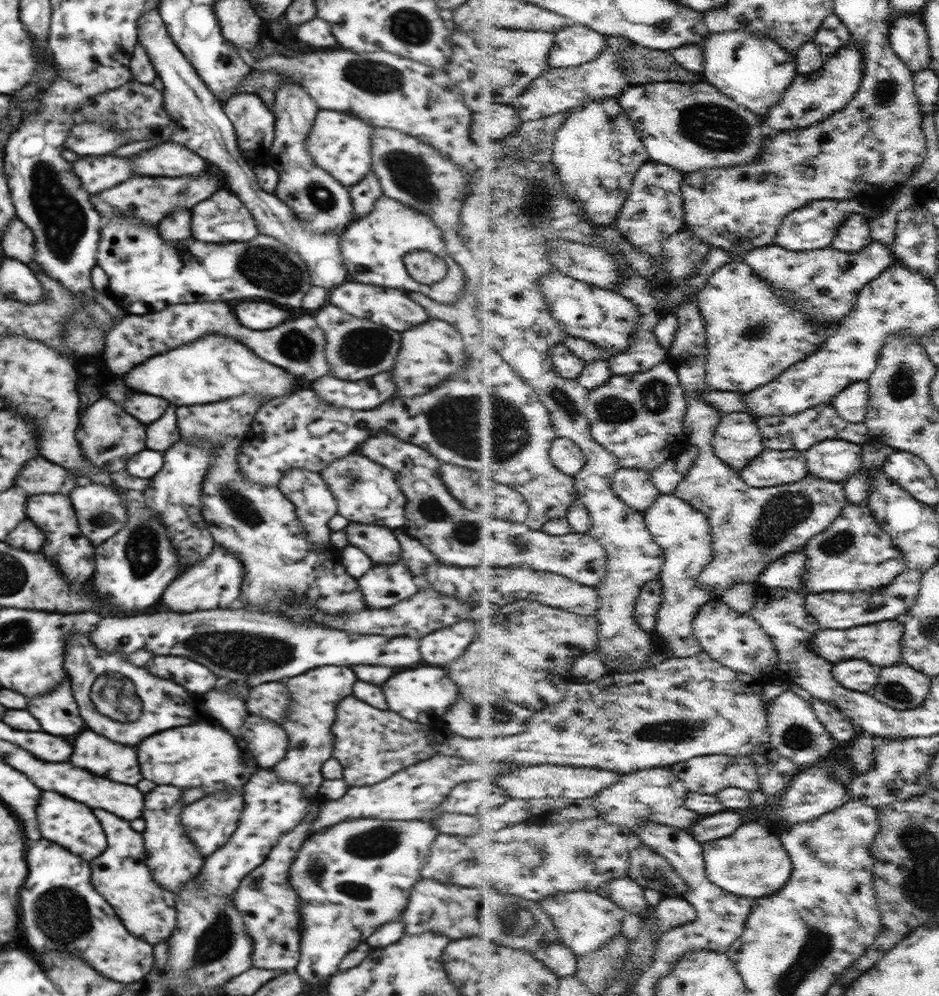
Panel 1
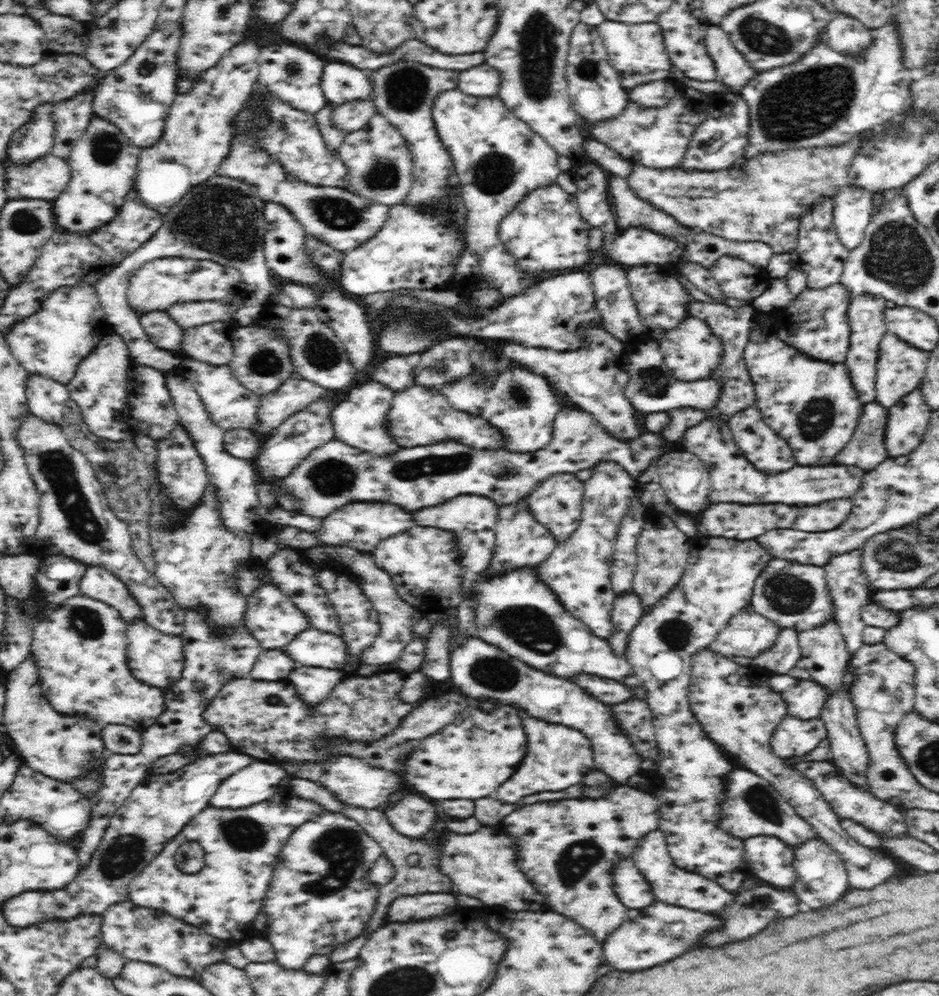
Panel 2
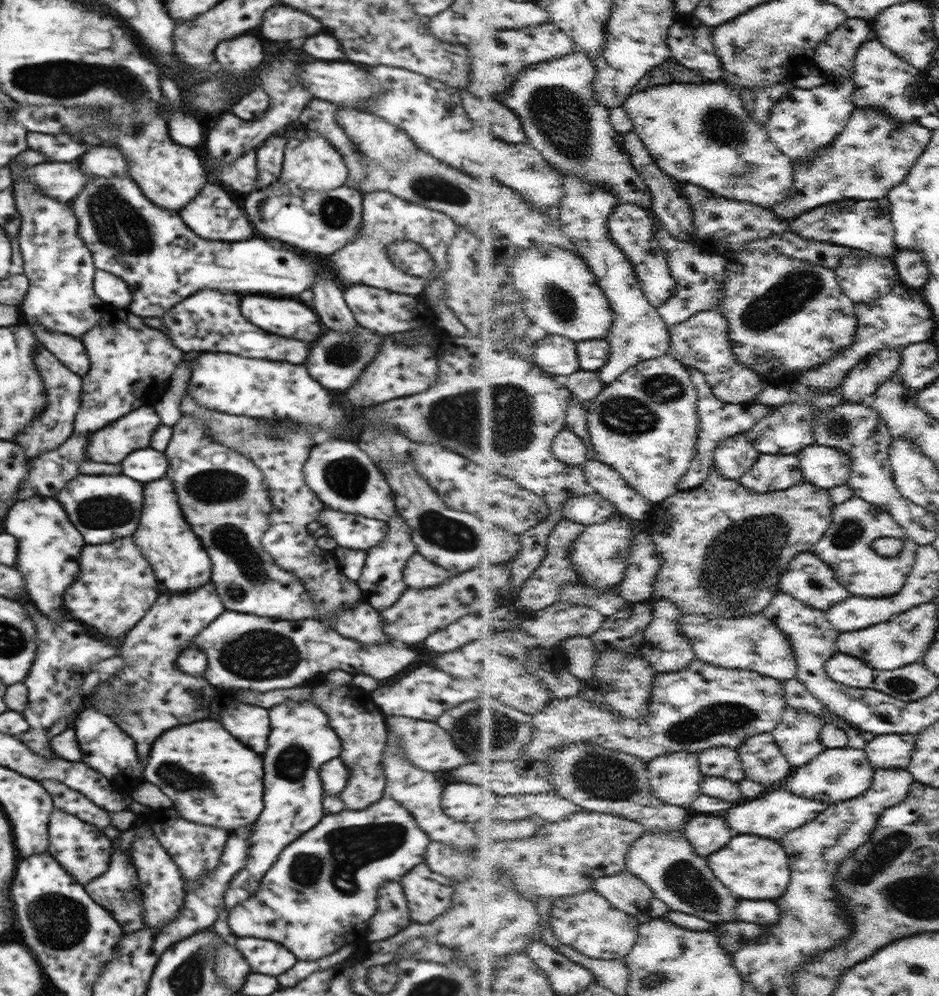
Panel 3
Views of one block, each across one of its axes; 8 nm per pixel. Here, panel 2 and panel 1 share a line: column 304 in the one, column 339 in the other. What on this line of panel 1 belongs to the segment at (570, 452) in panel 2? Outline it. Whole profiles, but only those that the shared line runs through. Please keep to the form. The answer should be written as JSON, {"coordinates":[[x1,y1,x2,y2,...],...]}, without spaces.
{"coordinates":[[354,452,327,464,320,475,336,499,337,513,340,516,352,523,371,524,389,529,405,526,406,498,398,488,394,473,382,464,372,462,359,452]]}

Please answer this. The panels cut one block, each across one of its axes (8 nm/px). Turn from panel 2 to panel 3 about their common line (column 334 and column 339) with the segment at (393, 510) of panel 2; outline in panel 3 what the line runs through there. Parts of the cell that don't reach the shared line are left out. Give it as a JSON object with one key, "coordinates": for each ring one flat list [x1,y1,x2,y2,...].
{"coordinates":[[327,507,317,512,316,521,326,528,325,535,332,537,337,546,363,552,380,544,388,530,384,521]]}

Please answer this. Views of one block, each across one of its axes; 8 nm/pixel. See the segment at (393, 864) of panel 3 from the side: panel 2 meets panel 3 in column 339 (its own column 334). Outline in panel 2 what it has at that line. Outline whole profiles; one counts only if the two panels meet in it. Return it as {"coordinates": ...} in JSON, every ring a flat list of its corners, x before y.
{"coordinates":[[324,809,322,814,300,824,278,855,273,879,262,900,262,911,268,917,268,940,275,950,275,961,286,970,303,970,312,956,326,956,348,940,364,934,374,914,378,888,368,879,368,872,383,855,382,847,355,821,344,813]]}

